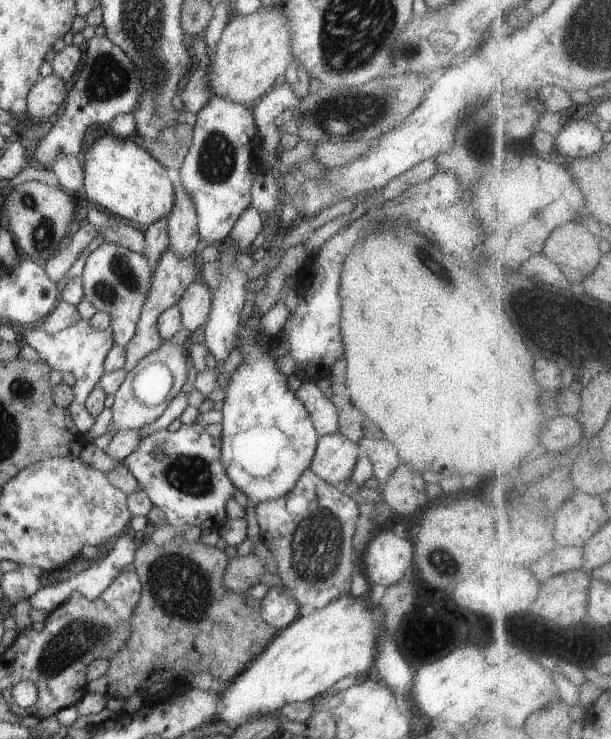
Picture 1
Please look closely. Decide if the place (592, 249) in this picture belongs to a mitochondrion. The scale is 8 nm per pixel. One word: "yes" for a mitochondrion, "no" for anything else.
no

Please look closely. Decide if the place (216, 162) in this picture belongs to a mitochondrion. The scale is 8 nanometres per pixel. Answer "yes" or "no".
yes

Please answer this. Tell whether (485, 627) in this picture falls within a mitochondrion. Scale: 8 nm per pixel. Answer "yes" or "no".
no

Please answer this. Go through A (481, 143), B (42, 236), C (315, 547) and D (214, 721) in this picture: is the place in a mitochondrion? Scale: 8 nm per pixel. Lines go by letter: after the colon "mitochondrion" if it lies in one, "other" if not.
A: mitochondrion
B: mitochondrion
C: mitochondrion
D: other

